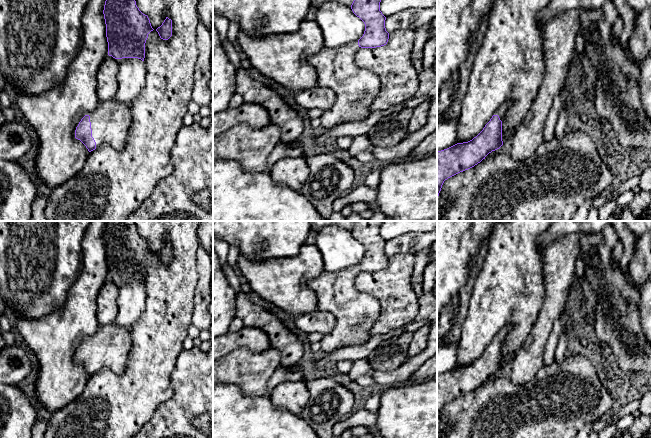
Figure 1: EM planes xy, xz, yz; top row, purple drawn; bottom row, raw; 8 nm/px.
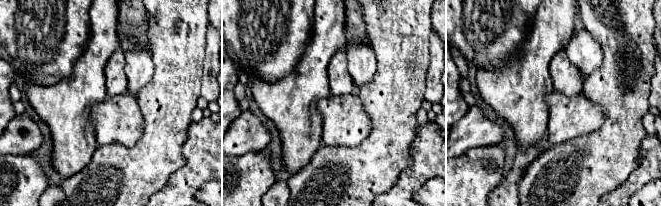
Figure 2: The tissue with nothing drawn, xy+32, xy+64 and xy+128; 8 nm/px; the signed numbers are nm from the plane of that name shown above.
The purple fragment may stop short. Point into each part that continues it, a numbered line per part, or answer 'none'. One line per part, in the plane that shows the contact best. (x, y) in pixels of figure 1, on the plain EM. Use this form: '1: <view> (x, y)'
1: xy (111, 346)

